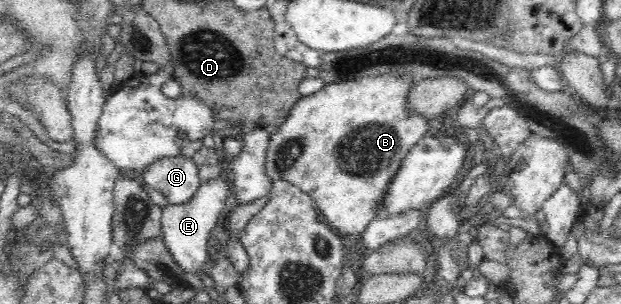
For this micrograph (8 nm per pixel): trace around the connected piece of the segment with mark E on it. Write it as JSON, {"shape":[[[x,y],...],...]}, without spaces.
{"shape":[[[243,135],[238,137],[223,137],[218,139],[218,147],[220,149],[220,161],[223,164],[223,172],[219,178],[201,181],[199,190],[183,204],[169,203],[162,209],[161,231],[163,231],[163,241],[167,245],[167,249],[173,255],[173,259],[177,265],[185,271],[185,273],[204,274],[204,266],[208,261],[208,247],[211,230],[223,215],[225,210],[225,202],[230,196],[231,180],[231,162],[239,156],[244,144]]]}

